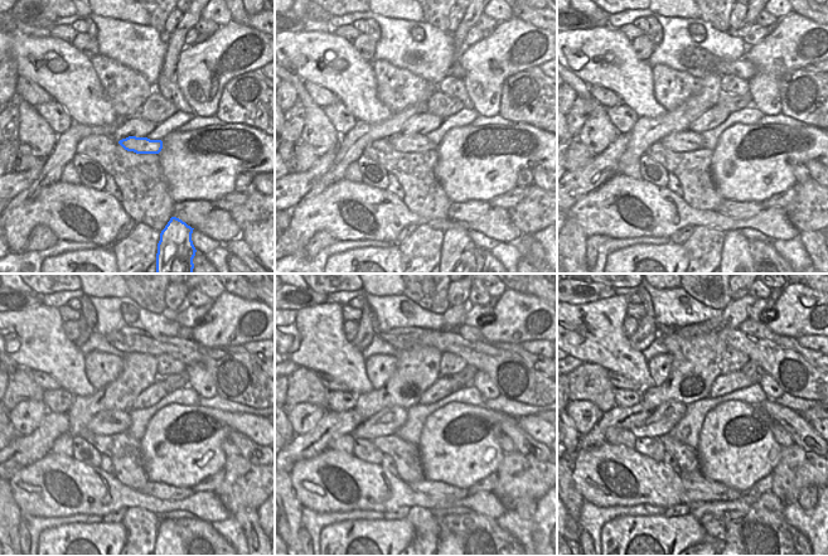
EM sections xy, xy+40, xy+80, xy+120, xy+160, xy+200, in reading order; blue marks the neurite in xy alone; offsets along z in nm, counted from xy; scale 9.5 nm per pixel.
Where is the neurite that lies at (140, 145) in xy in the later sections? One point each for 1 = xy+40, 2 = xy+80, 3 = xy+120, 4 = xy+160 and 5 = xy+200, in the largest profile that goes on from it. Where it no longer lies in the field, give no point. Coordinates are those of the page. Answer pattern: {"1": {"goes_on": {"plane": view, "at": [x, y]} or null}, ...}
{"1": {"goes_on": {"plane": "xy+40", "at": [401, 143]}}, "2": {"goes_on": {"plane": "xy+80", "at": [686, 140]}}, "3": {"goes_on": {"plane": "xy+120", "at": [106, 422]}}, "4": {"goes_on": {"plane": "xy+160", "at": [386, 422]}}, "5": {"goes_on": {"plane": "xy+200", "at": [663, 419]}}}

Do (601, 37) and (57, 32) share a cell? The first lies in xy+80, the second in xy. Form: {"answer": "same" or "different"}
{"answer": "different"}

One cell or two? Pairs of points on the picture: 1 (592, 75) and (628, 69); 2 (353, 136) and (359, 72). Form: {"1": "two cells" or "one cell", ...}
{"1": "one cell", "2": "two cells"}

